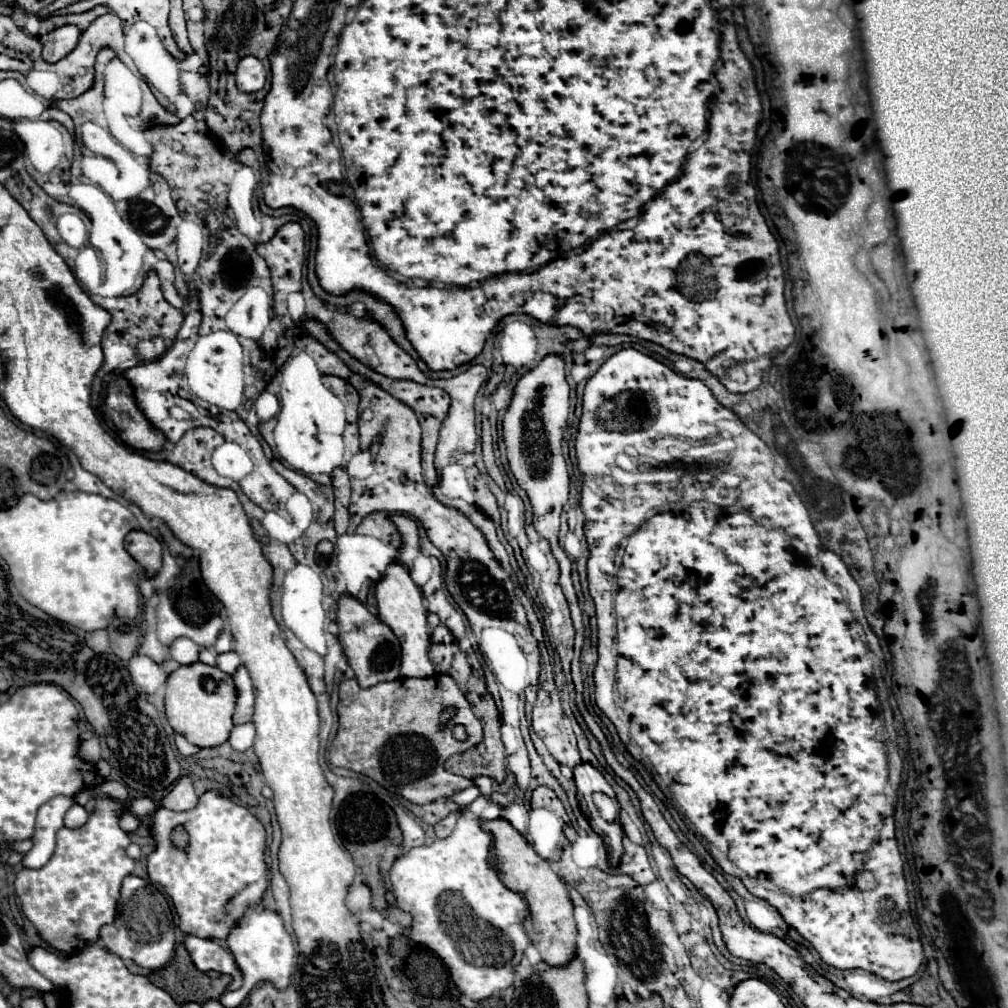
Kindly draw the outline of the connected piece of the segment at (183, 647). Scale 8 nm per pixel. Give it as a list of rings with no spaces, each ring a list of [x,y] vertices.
[[[185,637],[173,641],[173,645],[169,649],[171,649],[171,657],[177,663],[187,663],[189,665],[189,663],[195,663],[197,657],[199,657],[199,647]]]

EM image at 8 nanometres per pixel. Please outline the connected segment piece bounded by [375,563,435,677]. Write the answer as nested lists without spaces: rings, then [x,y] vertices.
[[[393,563],[389,565],[385,577],[375,587],[379,619],[385,621],[399,639],[401,645],[401,677],[433,677],[433,665],[429,661],[429,647],[431,647],[431,629],[427,625],[427,609],[423,605],[423,593],[409,577],[409,571]]]

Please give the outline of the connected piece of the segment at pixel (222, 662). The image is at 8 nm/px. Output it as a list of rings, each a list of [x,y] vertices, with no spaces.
[[[235,651],[231,653],[223,653],[217,657],[217,667],[223,671],[223,673],[229,673],[229,677],[233,677],[237,673],[237,669],[241,667],[241,659]]]

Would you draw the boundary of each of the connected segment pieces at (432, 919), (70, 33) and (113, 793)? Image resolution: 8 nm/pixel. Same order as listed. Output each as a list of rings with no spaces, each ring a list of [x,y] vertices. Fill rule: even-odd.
[[[459,817],[453,833],[445,839],[435,839],[431,845],[413,847],[409,853],[395,859],[389,879],[393,885],[393,895],[397,905],[413,915],[413,927],[409,939],[425,945],[435,951],[451,971],[453,983],[461,991],[461,1001],[477,1003],[491,997],[499,989],[513,985],[515,965],[523,955],[523,949],[529,945],[529,939],[523,931],[523,921],[527,917],[525,901],[509,891],[497,877],[497,871],[489,865],[491,835],[481,829],[479,819]]]
[[[65,25],[65,27],[59,27],[51,33],[47,33],[41,39],[41,43],[43,43],[43,55],[41,57],[43,57],[43,61],[57,63],[63,57],[67,57],[77,47],[79,35],[81,35],[81,31],[75,25]]]
[[[105,781],[99,787],[95,787],[93,793],[107,793],[111,799],[119,799],[119,801],[127,799],[127,789],[119,781]]]

